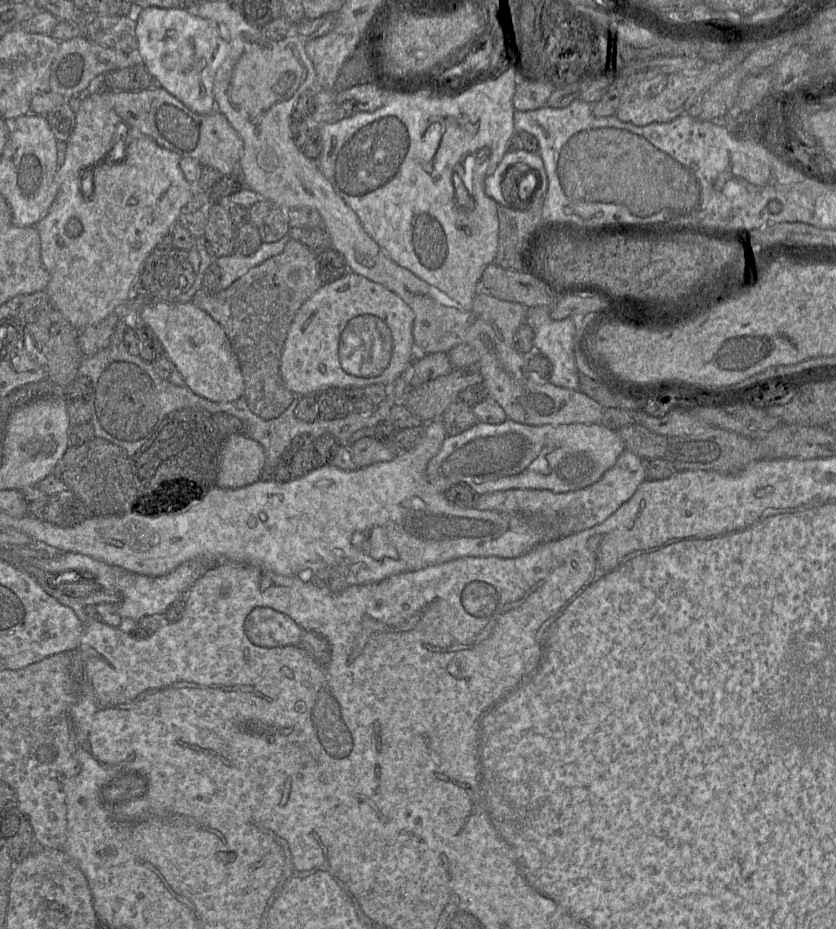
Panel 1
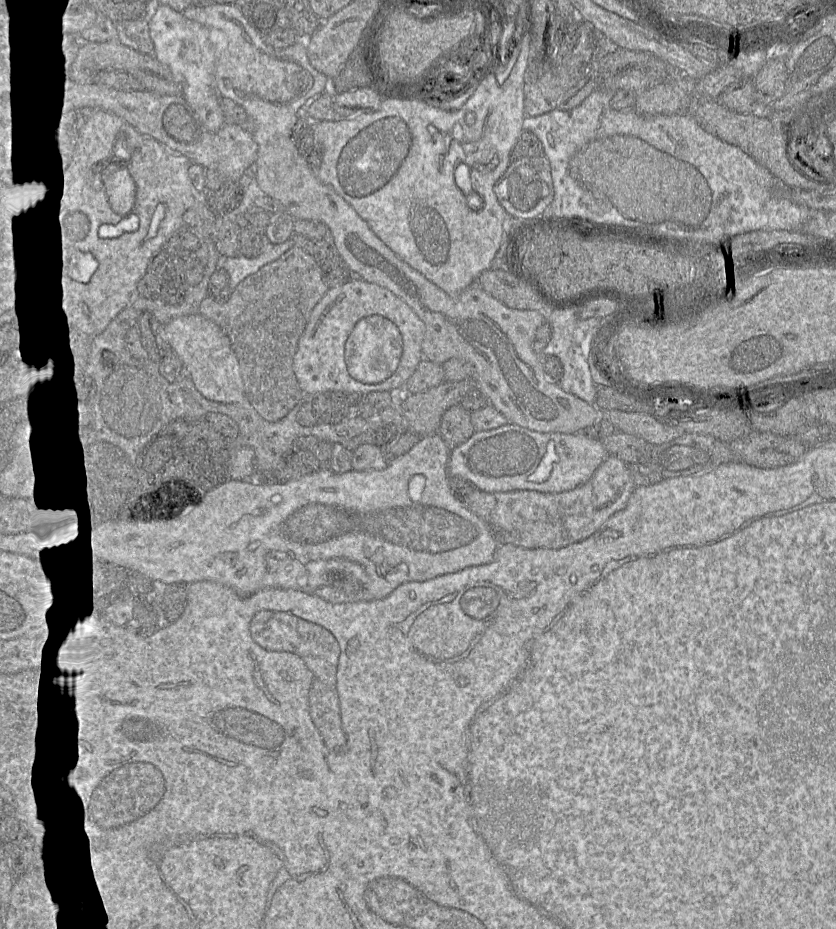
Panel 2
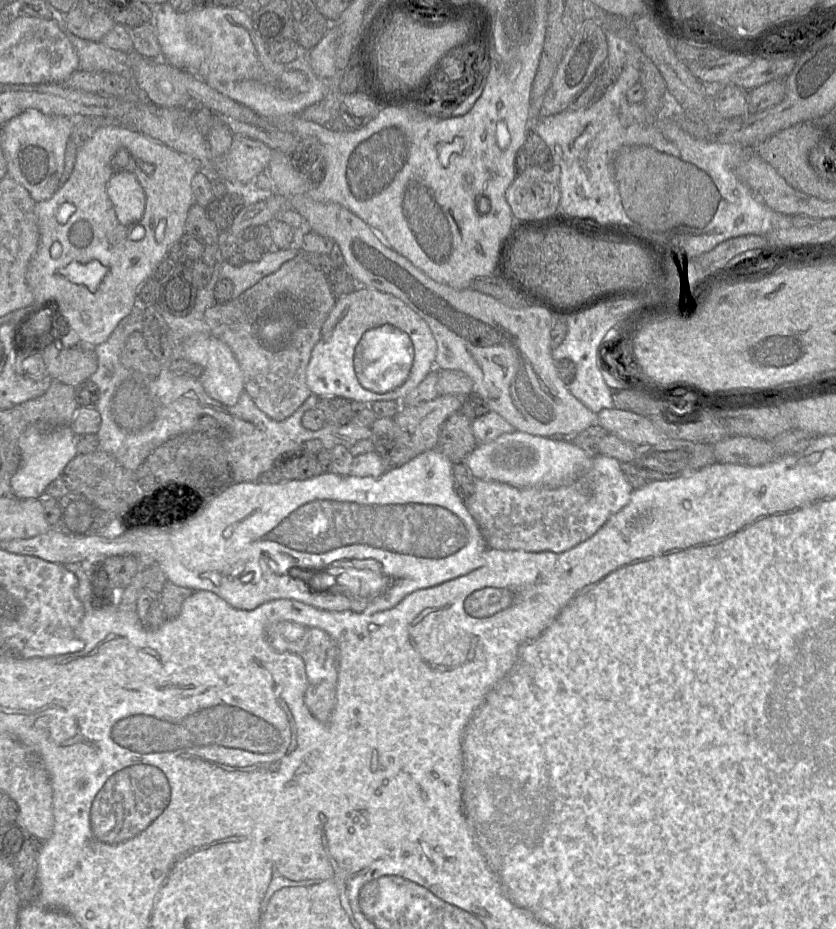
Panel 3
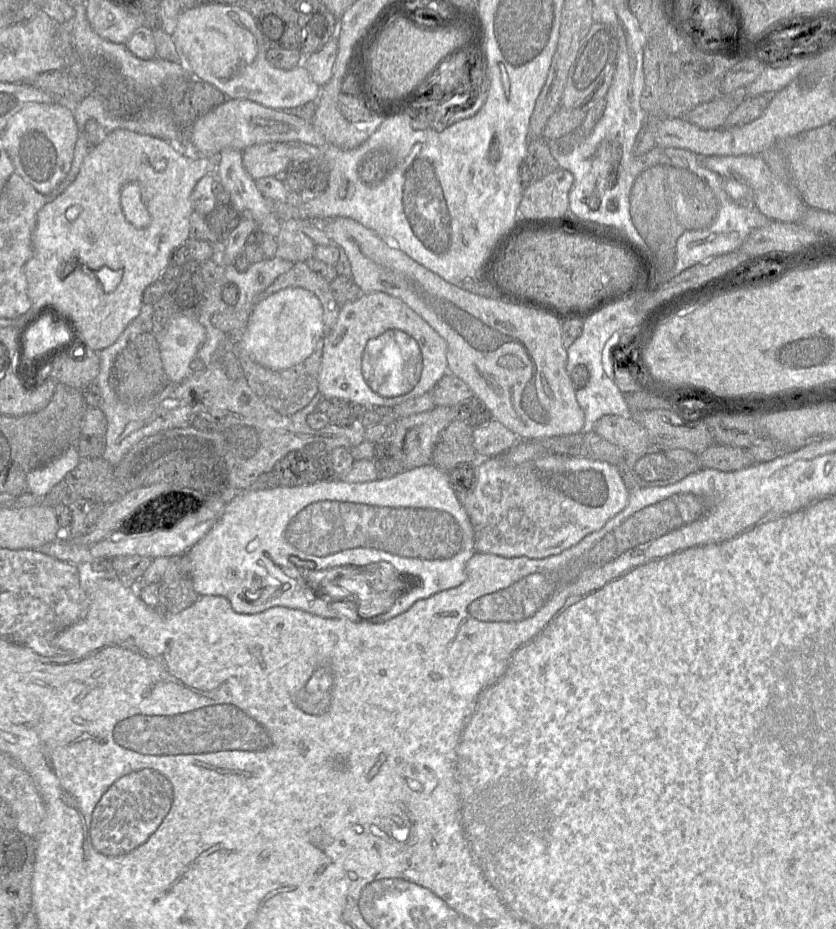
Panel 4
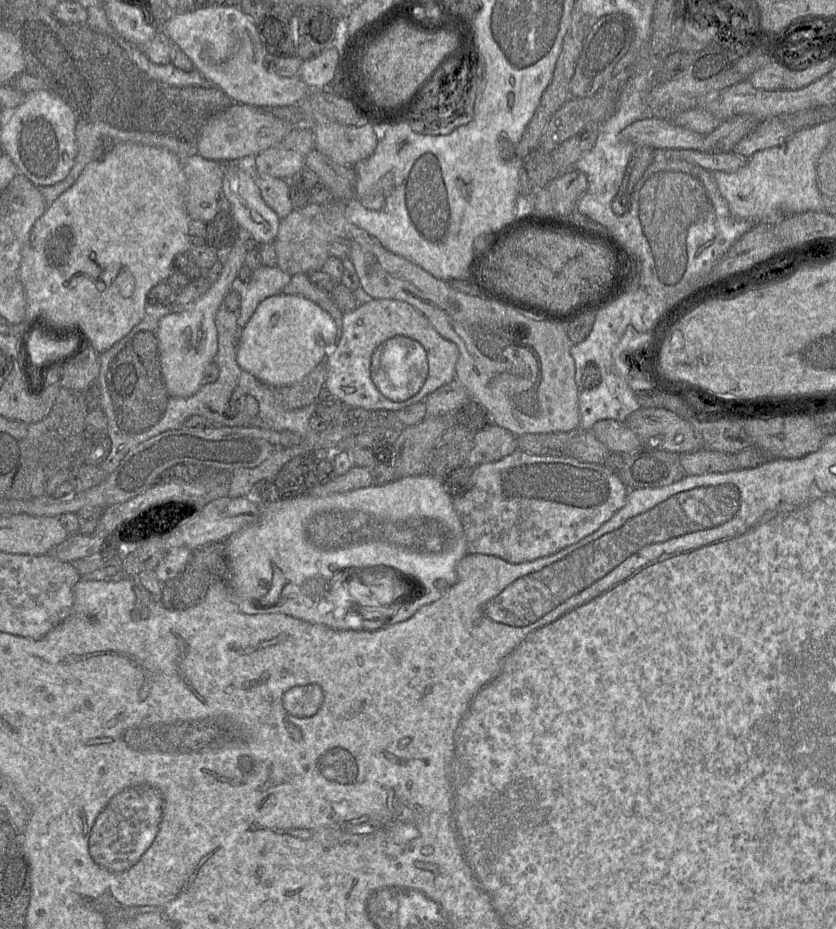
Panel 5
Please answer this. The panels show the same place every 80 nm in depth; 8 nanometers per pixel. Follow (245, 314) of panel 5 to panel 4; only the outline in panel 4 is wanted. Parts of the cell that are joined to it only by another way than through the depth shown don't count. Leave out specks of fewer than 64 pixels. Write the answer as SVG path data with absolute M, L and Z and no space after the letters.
M275 256L250 264L245 272L239 272L234 265L223 268L223 275L227 283L236 285L239 291L237 304L233 313L252 313L259 295L269 287L277 277L286 273L294 263Z

